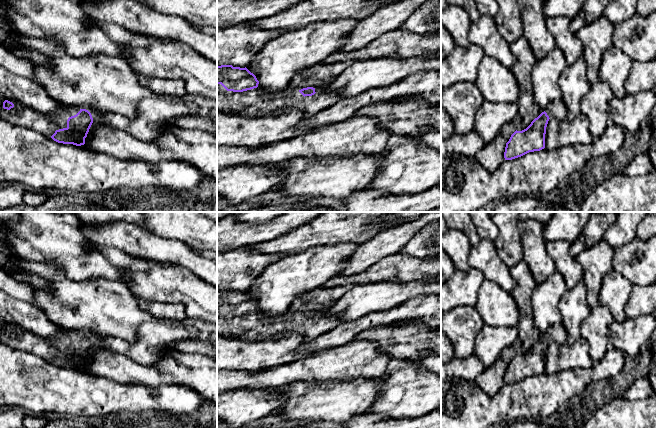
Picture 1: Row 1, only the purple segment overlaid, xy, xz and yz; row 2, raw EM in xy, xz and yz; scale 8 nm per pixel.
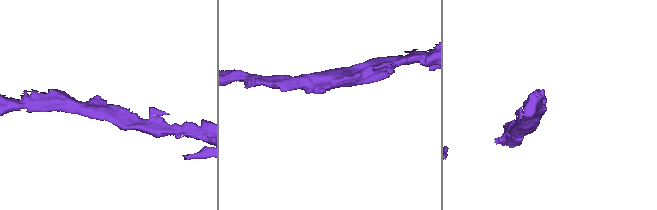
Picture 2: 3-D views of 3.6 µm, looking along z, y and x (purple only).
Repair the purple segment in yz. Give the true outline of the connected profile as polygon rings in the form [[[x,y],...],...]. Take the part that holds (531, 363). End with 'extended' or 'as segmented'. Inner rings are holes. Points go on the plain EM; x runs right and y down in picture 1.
[[[562,322],[553,325],[547,333],[522,355],[515,355],[506,367],[504,382],[512,384],[529,376],[545,372],[546,351],[550,342],[565,344],[567,332]]] | extended

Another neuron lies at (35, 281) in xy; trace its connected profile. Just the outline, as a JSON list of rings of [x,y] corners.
[[[18,275],[16,279],[18,281],[28,283],[36,289],[41,289],[46,284],[46,282],[43,279],[33,275]]]

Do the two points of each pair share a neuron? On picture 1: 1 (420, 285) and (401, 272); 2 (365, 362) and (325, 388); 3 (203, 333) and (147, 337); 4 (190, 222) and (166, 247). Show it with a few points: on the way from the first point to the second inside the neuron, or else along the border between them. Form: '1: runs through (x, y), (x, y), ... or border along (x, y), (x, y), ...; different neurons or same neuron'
1: border along (430, 275), (415, 280), (390, 282); different neurons
2: border along (361, 377), (314, 380); different neurons
3: runs through (189, 332), (164, 332), (161, 334); same neuron
4: border along (151, 231), (166, 238), (178, 239), (194, 249); different neurons

